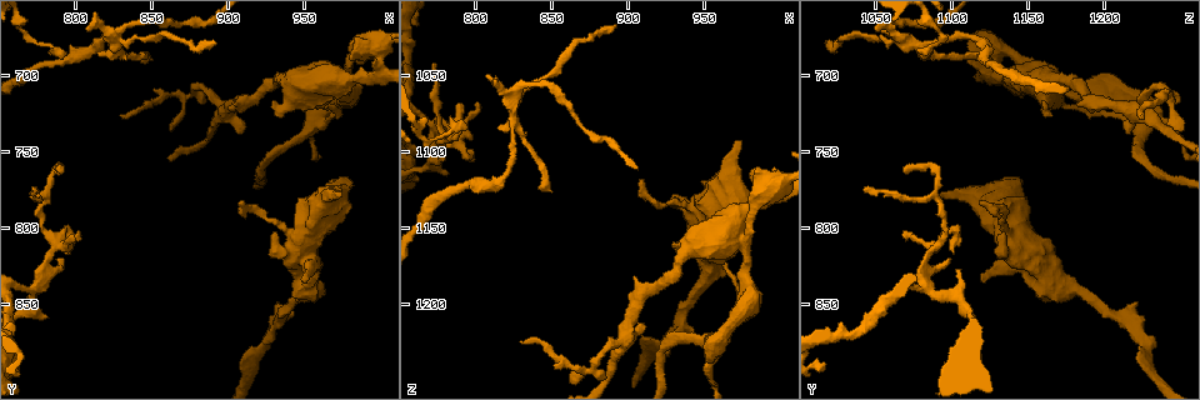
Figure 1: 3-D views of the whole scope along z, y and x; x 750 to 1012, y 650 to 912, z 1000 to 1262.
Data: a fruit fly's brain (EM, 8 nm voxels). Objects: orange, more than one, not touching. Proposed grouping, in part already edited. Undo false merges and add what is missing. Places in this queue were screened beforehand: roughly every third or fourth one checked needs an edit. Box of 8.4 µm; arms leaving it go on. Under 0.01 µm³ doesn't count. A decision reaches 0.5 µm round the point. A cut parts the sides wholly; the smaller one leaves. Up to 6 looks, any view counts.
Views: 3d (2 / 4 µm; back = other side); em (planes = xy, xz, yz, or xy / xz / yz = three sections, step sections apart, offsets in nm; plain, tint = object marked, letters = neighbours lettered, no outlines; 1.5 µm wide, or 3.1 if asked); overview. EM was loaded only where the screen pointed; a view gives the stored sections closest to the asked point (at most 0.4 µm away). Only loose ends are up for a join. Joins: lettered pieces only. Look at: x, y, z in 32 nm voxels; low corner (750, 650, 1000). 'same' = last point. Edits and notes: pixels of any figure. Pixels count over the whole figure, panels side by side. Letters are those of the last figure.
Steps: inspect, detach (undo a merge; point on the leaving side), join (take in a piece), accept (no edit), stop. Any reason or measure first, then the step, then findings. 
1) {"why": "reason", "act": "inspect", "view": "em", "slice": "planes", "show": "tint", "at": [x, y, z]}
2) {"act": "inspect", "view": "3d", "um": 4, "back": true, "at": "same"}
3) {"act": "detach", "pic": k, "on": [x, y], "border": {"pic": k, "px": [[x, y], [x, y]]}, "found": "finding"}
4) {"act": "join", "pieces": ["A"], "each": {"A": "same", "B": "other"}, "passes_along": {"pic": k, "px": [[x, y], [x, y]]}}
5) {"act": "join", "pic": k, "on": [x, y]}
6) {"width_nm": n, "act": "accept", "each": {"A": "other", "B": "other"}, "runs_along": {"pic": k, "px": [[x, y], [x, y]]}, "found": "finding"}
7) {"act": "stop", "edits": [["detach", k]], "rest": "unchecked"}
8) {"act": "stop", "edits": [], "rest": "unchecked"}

{"why": "thin end", "act": "inspect", "view": "3d", "um": 4, "at": [852, 690, 1126]}

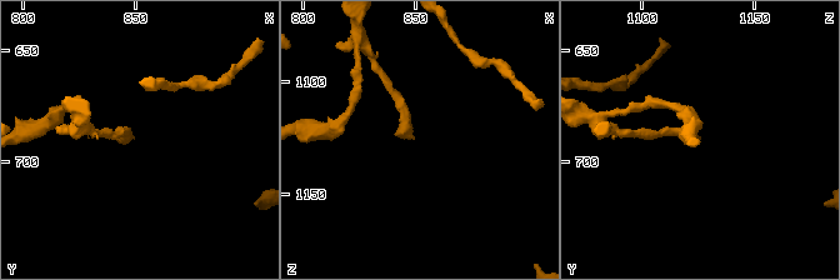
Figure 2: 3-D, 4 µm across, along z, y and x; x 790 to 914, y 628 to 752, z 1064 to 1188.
{"why": "shape alone is not enough", "act": "inspect", "view": "em", "slice": "planes", "show": "letters", "at": [850, 689, 1124]}

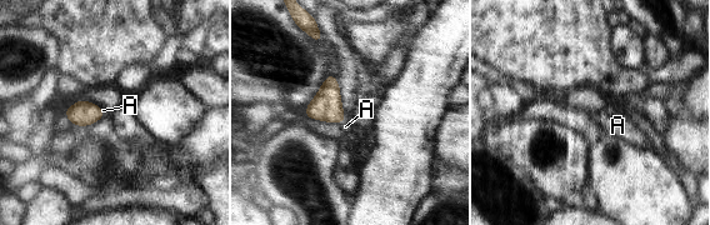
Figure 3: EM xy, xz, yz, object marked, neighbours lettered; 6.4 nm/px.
{"act": "join", "pieces": ["A"], "each": {"A": "same"}, "passes_along": {"pic": 3, "px": [[326, 105], [345, 120], [345, 126]]}, "found": "it goes on there"}

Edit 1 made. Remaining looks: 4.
{"act": "inspect", "view": "overview"}

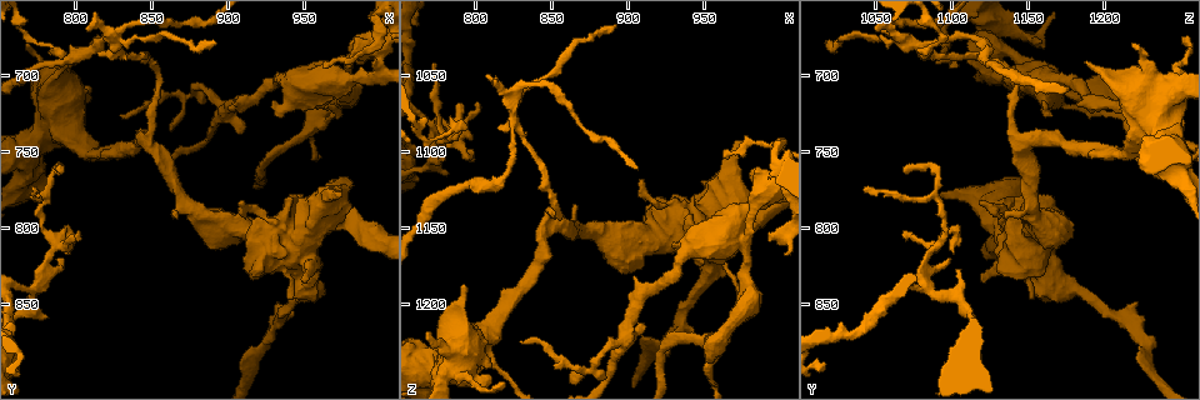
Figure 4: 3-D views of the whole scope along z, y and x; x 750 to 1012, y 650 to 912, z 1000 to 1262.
{"why": "side arm on a straight run", "act": "inspect", "view": "em", "slice": "xy", "step": 8, "show": "tint", "at": [958, 724, 1224]}

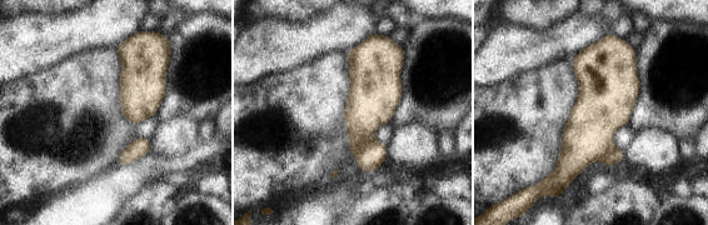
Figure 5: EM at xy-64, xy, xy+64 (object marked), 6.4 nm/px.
{"act": "inspect", "view": "em", "slice": "planes", "show": "letters", "at": "same"}

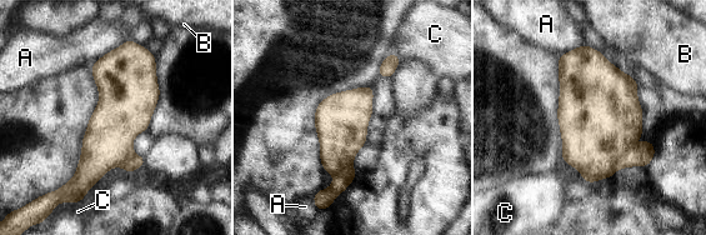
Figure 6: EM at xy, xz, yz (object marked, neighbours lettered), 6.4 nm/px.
{"act": "detach", "pic": 6, "on": [597, 126], "each": {"A": "other", "B": "other", "C": "other"}, "border": {"pic": 6, "px": [[631, 146], [621, 155], [616, 168]]}, "found": "a second neuron is stuck on"}

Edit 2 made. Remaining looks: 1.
{"act": "stop", "edits": [["join", 3], ["detach", 6]], "rest": "unchecked"}

